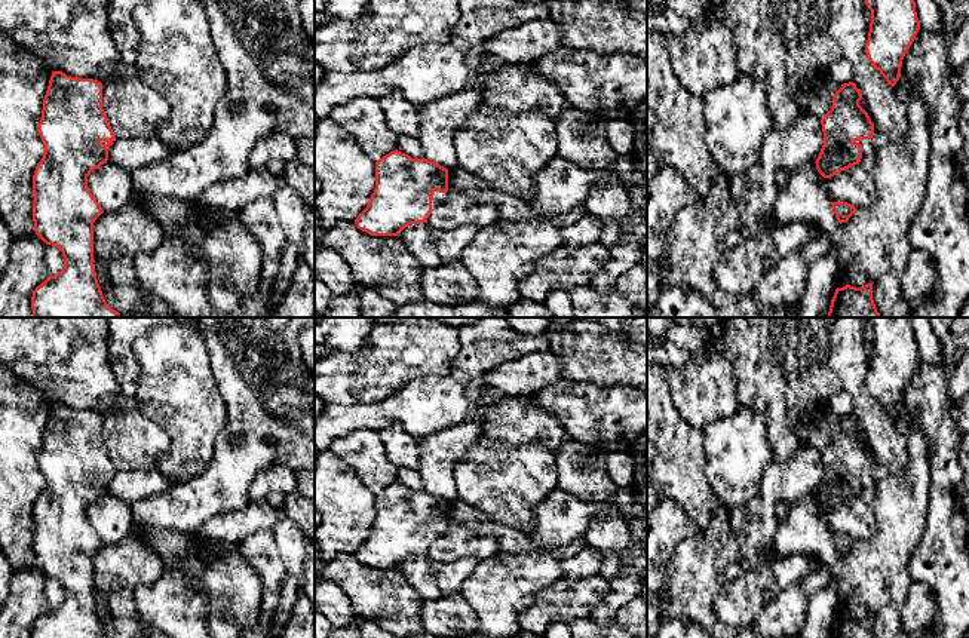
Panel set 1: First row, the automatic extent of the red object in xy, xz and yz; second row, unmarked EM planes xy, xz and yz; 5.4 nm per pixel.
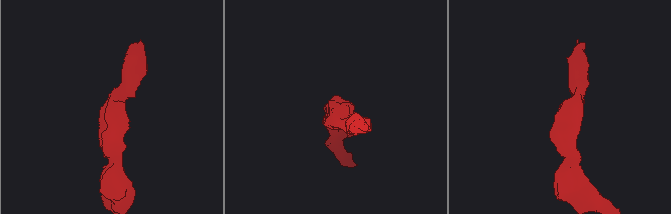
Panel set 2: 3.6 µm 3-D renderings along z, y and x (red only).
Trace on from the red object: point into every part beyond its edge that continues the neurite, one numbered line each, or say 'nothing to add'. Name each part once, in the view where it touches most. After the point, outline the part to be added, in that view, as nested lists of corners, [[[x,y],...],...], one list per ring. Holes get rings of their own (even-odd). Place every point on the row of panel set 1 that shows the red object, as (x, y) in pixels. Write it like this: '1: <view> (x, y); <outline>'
1: yz (867, 146); [[[861,139],[861,141],[853,141],[853,142],[859,142],[861,144],[861,147],[862,147],[862,156],[865,156],[865,154],[874,154],[876,153],[873,139]]]

